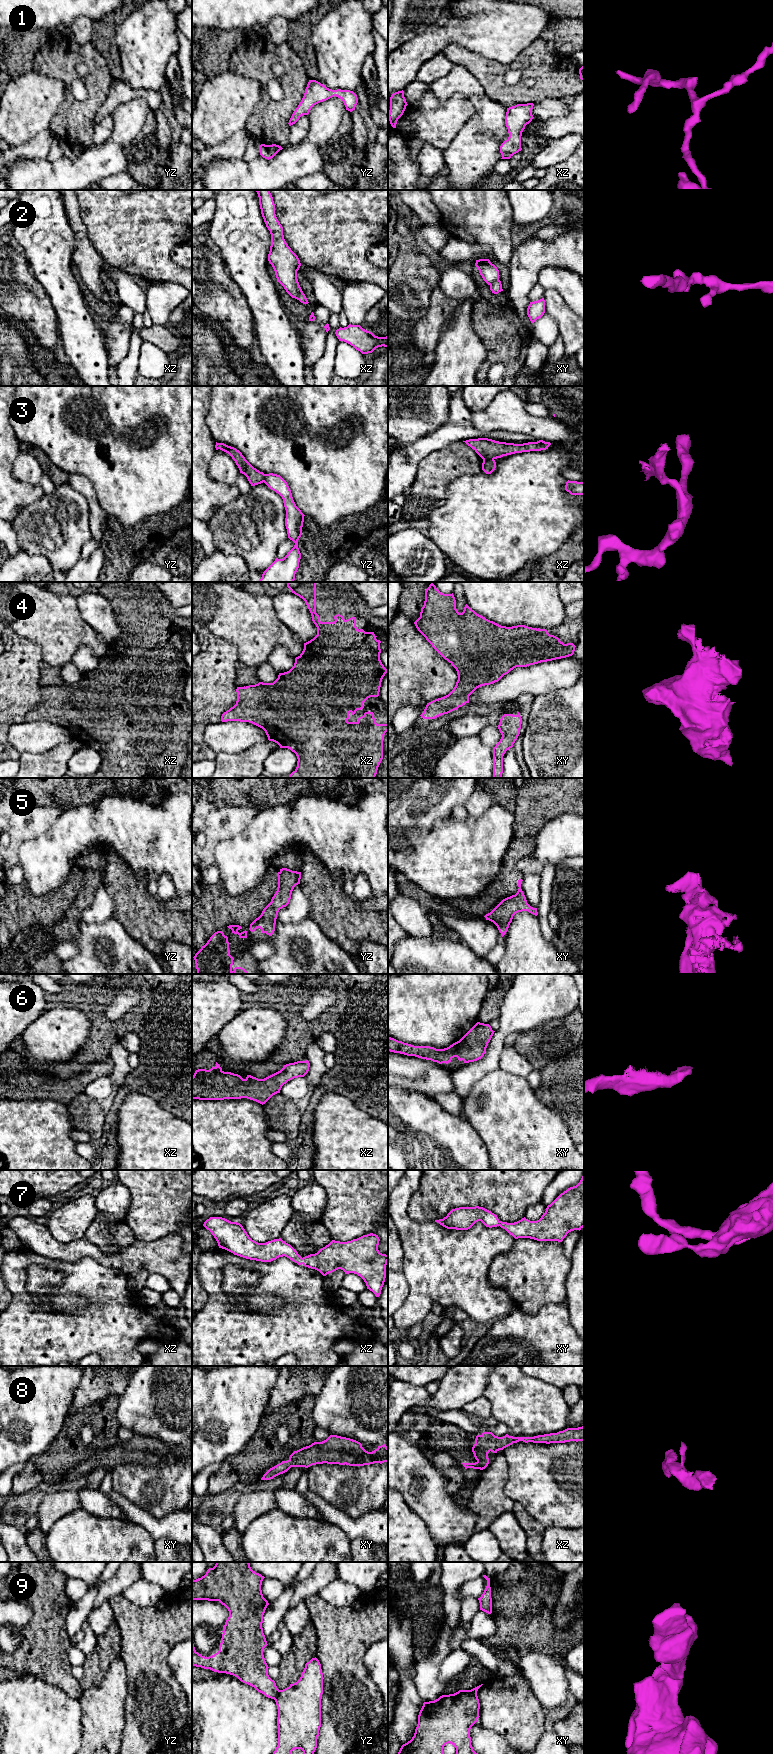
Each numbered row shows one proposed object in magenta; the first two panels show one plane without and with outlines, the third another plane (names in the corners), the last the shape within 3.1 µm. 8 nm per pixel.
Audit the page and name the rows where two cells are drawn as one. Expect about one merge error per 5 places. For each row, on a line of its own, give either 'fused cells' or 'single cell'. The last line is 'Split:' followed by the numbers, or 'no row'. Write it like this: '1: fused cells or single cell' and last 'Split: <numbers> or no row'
1: single cell
2: fused cells
3: fused cells
4: single cell
5: single cell
6: single cell
7: single cell
8: single cell
9: fused cells
Split: 2, 3, 9

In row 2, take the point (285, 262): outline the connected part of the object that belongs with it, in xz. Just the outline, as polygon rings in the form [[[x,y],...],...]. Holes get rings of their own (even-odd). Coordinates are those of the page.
[[[255,190],[259,197],[261,214],[271,234],[271,246],[268,261],[272,265],[277,282],[286,292],[297,299],[300,288],[297,271],[301,263],[284,239],[283,227],[275,214],[275,204],[269,190]]]

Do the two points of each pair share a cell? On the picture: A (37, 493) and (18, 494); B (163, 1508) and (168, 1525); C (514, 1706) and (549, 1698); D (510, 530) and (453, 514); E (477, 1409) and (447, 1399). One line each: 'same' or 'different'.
A: same
B: different
C: different
D: same
E: different

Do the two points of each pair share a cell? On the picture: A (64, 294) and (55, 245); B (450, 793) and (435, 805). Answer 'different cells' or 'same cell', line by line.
A: same cell
B: same cell

